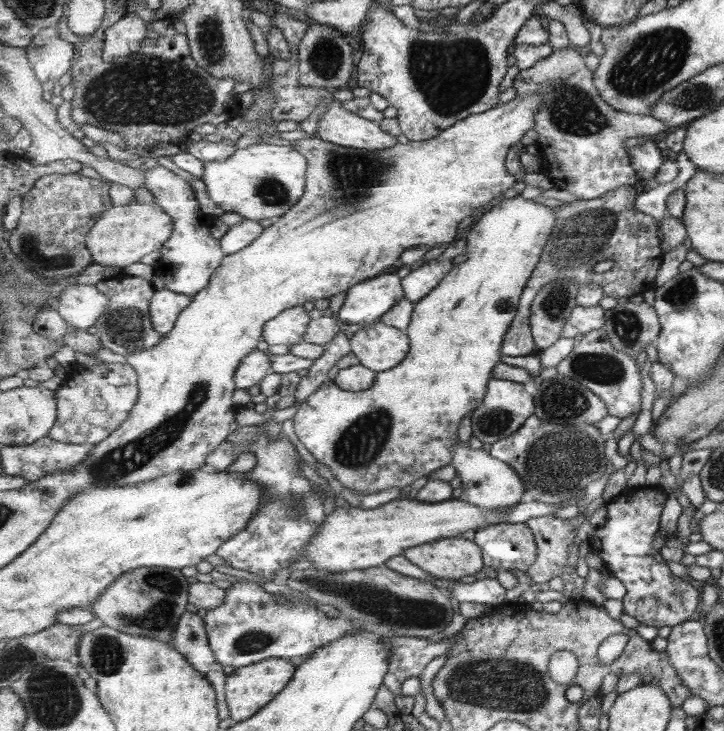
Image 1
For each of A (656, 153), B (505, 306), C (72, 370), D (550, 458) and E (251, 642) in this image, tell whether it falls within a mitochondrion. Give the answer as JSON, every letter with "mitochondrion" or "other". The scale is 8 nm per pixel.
{"A":"other","B":"other","C":"other","D":"mitochondrion","E":"mitochondrion"}

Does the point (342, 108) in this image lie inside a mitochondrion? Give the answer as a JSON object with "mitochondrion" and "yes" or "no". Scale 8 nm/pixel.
{"mitochondrion":"no"}

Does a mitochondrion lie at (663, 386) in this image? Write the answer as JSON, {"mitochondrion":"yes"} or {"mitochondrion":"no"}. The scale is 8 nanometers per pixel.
{"mitochondrion":"no"}

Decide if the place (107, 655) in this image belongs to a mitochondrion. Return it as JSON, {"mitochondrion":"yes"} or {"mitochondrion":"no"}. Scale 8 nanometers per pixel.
{"mitochondrion":"yes"}

